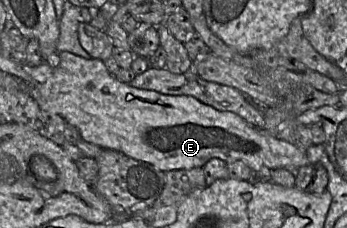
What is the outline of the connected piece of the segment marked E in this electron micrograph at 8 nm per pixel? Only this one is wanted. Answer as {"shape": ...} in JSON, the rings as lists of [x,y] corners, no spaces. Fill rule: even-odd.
{"shape":[[[64,51],[57,54],[59,64],[52,67],[51,74],[44,81],[31,83],[31,93],[43,111],[59,115],[68,125],[77,129],[84,141],[103,150],[120,152],[135,160],[149,163],[163,172],[202,168],[214,158],[227,164],[242,161],[251,170],[265,166],[271,170],[284,168],[293,173],[309,164],[305,149],[262,133],[235,113],[216,110],[191,96],[164,95],[134,88],[110,74],[105,61],[102,60],[85,59]]]}

